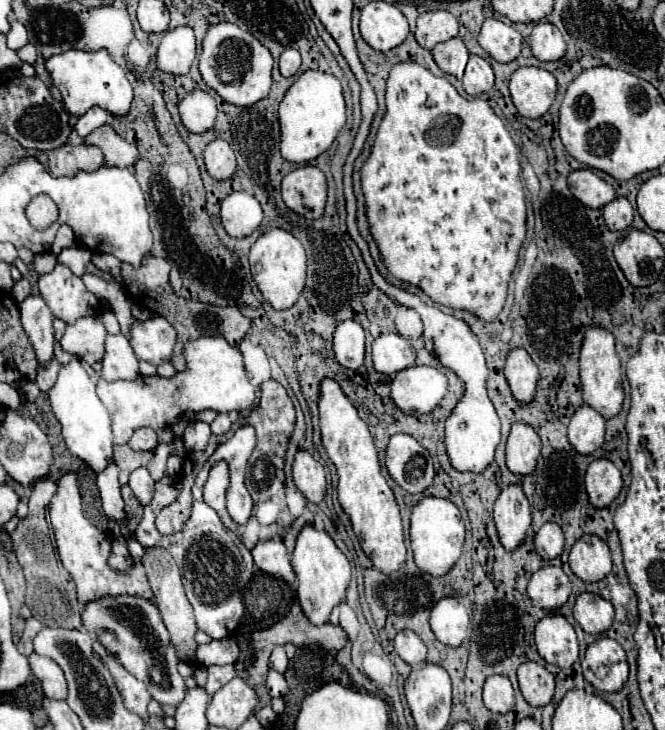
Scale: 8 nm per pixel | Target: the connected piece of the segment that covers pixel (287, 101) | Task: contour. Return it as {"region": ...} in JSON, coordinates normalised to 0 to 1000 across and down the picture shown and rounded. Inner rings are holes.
{"region":[[[462,96],[450,101],[450,107],[438,115],[426,137],[420,140],[417,162],[423,175],[423,195],[420,195],[423,214],[441,225],[459,225],[474,219],[501,197],[504,186],[510,184],[510,178],[522,164],[513,112],[501,101],[480,96]]]}

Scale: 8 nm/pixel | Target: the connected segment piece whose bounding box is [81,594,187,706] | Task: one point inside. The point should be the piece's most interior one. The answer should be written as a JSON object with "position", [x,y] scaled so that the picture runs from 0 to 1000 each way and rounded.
{"position":[197,862]}

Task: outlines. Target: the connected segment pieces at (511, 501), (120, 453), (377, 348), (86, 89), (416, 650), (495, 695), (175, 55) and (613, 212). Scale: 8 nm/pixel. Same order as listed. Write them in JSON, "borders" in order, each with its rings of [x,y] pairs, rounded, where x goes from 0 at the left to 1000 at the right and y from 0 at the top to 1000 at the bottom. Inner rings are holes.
{"borders":[[[[759,666],[744,688],[744,721],[759,753],[777,753],[798,723],[798,699],[783,666]]],[[[191,608],[173,611],[173,636],[179,638],[179,658],[191,660],[194,649],[209,638],[221,638],[227,627],[230,627],[230,619],[203,619]]],[[[573,458],[558,474],[561,501],[573,512],[594,512],[624,499],[624,479],[603,458]]],[[[101,68],[95,74],[77,77],[68,85],[68,93],[80,110],[80,118],[95,132],[95,145],[104,156],[122,159],[140,145],[152,145],[170,159],[188,159],[194,153],[200,123],[188,107],[188,99],[170,85],[161,68],[125,71],[125,68]]],[[[606,863],[594,871],[594,893],[600,896],[603,904],[609,904],[615,912],[627,912],[639,904],[639,896],[642,896],[642,888],[636,882],[636,877],[618,866],[618,863]]],[[[735,926],[726,940],[726,964],[744,978],[762,978],[774,967],[771,940],[759,926]]],[[[284,36],[251,41],[236,66],[236,93],[269,104],[281,101],[293,82],[293,49]]],[[[925,271],[907,285],[907,299],[916,315],[940,315],[952,304],[952,285],[943,271]]]]}

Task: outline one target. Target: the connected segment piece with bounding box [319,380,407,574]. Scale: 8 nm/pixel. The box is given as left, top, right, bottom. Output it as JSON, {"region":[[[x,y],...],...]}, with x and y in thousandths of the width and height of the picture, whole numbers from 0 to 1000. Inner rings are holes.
{"region":[[[486,521],[483,526],[483,548],[480,548],[480,567],[483,567],[483,605],[489,611],[492,625],[507,641],[510,663],[507,663],[507,685],[519,704],[531,718],[531,729],[543,742],[546,756],[555,762],[561,775],[573,786],[591,786],[609,773],[609,740],[606,740],[606,721],[600,707],[600,693],[582,658],[573,649],[567,616],[561,611],[561,600],[537,573],[534,556],[513,540],[513,532],[504,521]]]}

